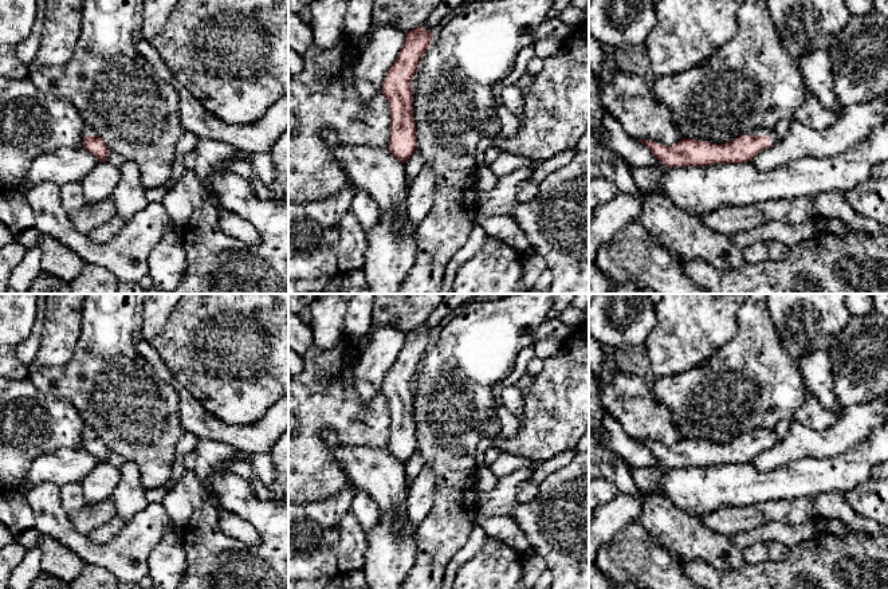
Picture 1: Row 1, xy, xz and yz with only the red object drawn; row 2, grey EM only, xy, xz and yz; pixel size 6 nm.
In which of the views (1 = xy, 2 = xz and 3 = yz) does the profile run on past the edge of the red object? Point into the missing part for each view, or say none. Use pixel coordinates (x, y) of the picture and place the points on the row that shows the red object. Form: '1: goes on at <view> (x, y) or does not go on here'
1: goes on at xy (87, 130)
2: does not go on here
3: goes on at yz (769, 132)

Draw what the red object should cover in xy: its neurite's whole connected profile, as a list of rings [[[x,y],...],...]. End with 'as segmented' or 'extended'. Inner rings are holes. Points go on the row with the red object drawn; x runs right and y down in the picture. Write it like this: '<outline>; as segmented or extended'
[[[87,123],[83,127],[83,148],[90,152],[99,162],[107,161],[109,148],[97,131]]]; extended

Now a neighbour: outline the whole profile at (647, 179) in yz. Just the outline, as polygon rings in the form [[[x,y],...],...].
[[[632,166],[632,176],[634,184],[643,192],[652,192],[659,189],[661,173],[651,166]]]

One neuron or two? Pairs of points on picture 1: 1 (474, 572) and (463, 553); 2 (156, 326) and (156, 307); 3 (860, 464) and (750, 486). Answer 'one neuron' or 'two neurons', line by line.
1: two neurons
2: one neuron
3: one neuron

